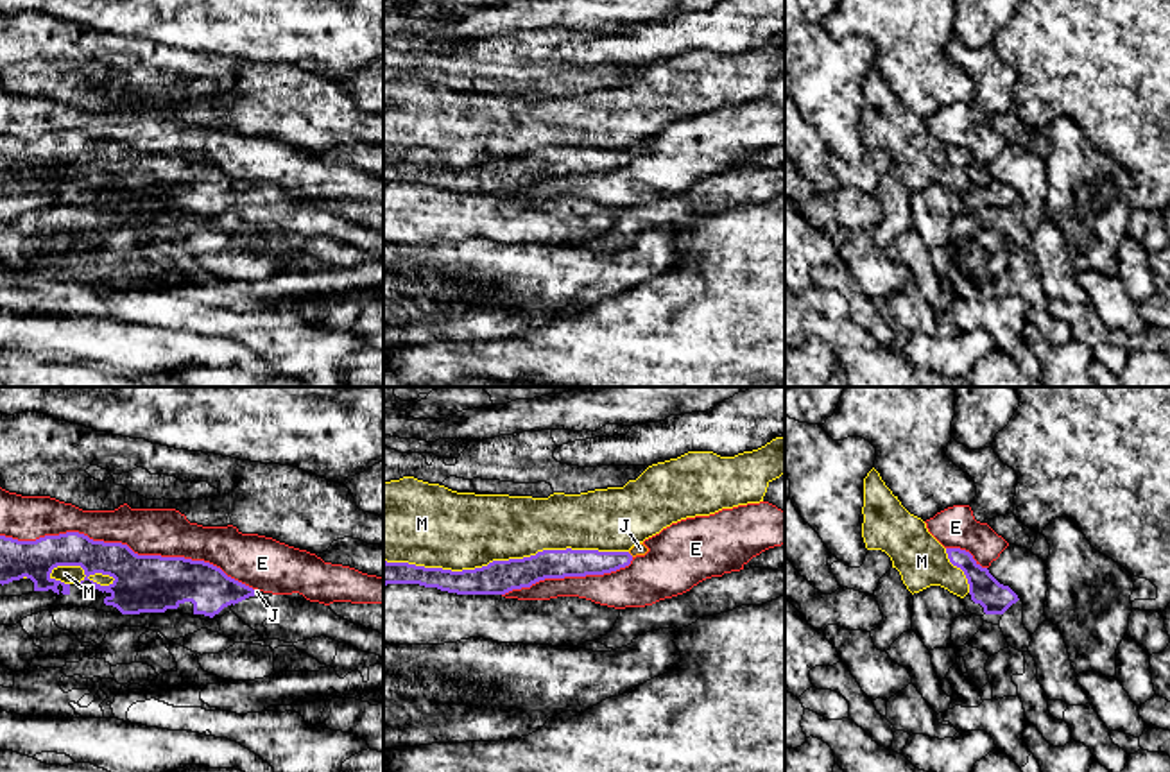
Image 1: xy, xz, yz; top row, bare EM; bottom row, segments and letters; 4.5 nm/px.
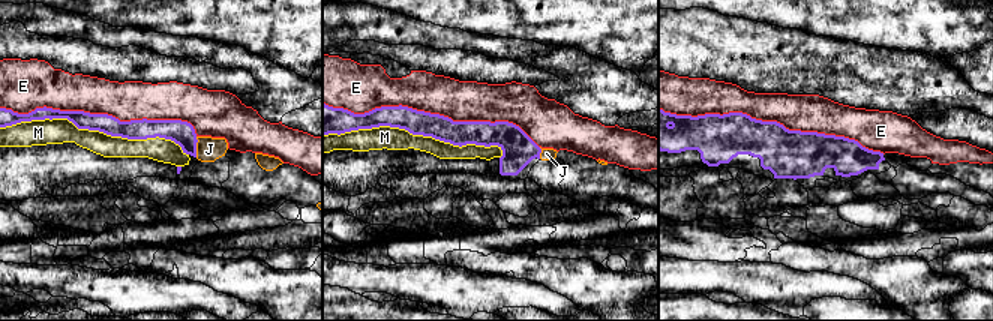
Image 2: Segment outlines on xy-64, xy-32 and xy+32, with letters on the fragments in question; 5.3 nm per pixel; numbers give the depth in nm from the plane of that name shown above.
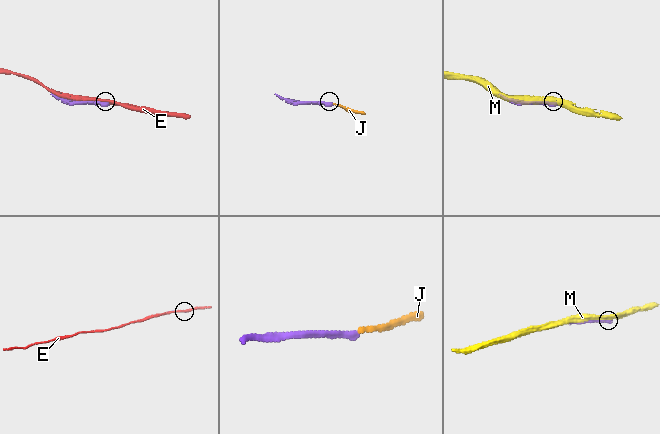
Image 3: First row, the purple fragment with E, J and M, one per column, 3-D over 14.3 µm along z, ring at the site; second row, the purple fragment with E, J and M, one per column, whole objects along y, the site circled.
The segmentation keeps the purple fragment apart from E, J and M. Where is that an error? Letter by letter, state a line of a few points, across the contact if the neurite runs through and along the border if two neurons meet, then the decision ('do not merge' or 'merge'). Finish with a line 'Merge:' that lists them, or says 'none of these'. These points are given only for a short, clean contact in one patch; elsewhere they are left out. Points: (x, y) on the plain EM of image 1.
E: do not merge
J: line xy (208, 187), (217, 190), (253, 190), (257, 190); merge
M: do not merge
Merge: J

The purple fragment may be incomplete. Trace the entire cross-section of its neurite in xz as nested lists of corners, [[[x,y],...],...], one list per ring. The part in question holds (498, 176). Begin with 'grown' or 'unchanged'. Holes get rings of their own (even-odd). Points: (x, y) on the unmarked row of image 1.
grown; [[[643,142],[629,150],[543,149],[530,156],[493,159],[487,165],[462,170],[383,159],[383,184],[419,183],[457,193],[505,193],[545,177],[611,172],[647,150]]]

